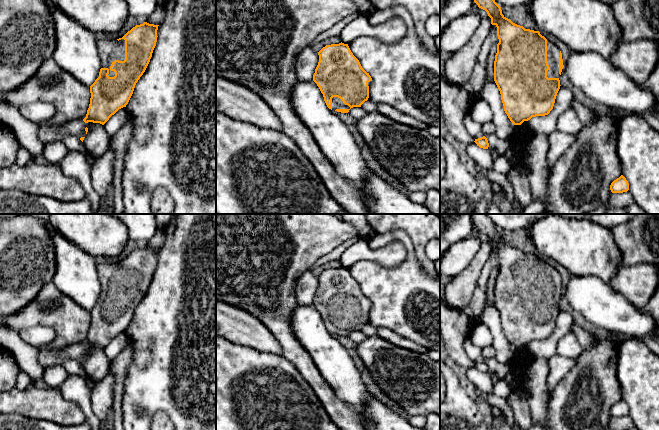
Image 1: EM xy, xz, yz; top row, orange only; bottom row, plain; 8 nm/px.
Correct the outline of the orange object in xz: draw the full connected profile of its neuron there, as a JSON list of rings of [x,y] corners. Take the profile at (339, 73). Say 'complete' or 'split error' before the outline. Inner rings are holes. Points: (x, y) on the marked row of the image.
split error; [[[339,43],[323,47],[319,52],[319,62],[313,75],[313,81],[323,94],[327,107],[341,113],[348,113],[353,107],[361,105],[369,98],[368,83],[371,76],[353,55],[348,44]]]

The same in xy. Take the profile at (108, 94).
split error; [[[144,22],[133,27],[117,40],[97,39],[101,69],[99,77],[90,86],[91,98],[86,117],[83,119],[85,123],[93,122],[104,125],[119,109],[126,107],[136,83],[145,72],[152,57],[158,37],[158,26]]]

